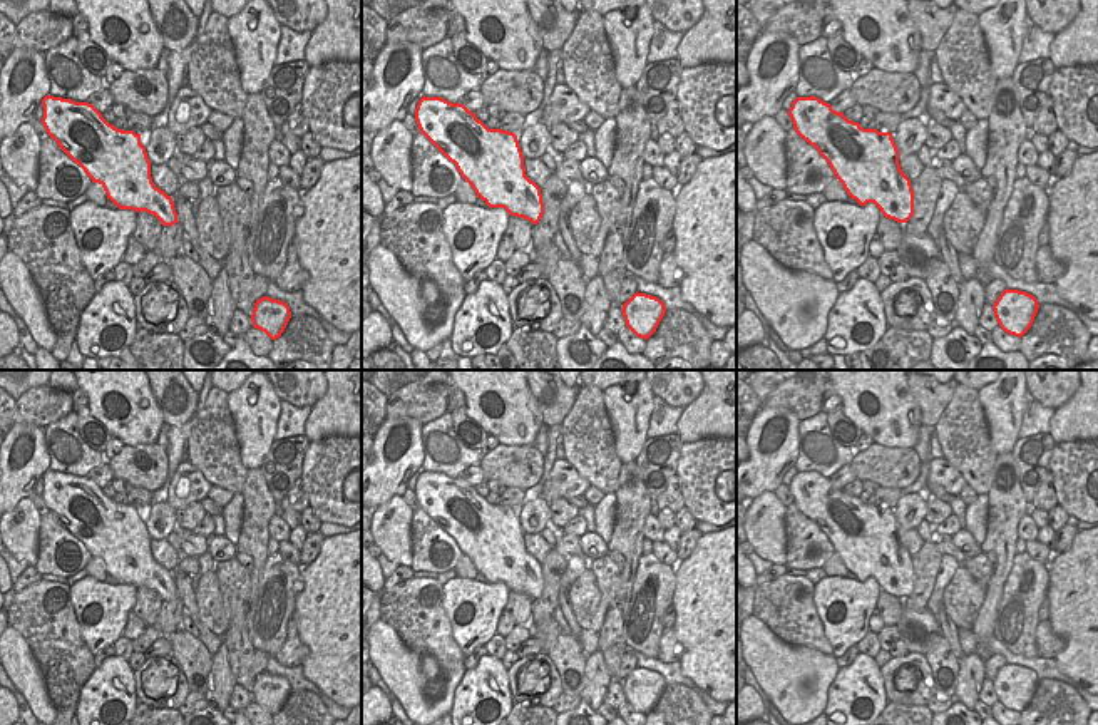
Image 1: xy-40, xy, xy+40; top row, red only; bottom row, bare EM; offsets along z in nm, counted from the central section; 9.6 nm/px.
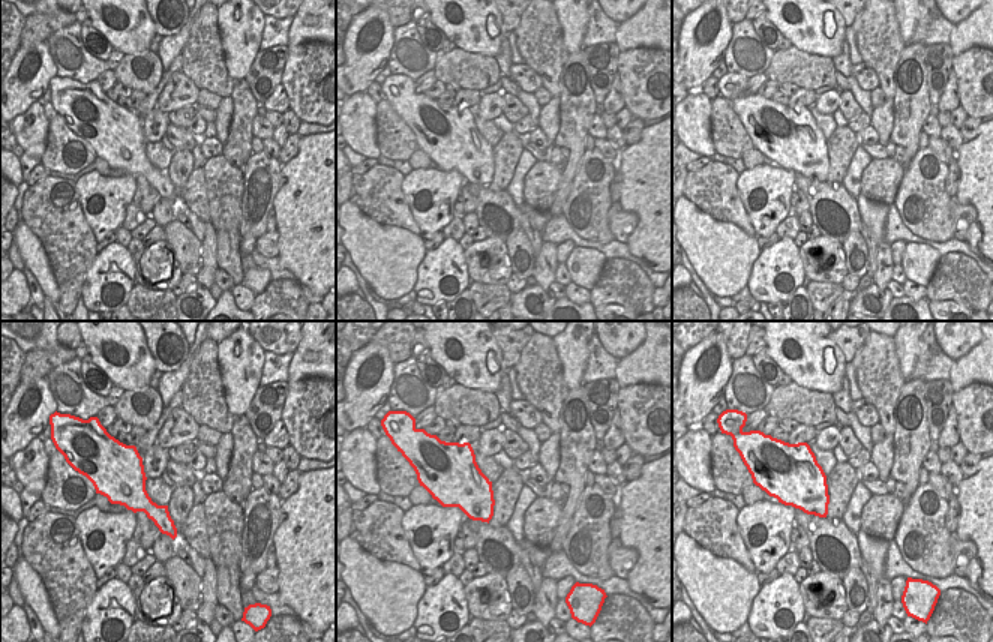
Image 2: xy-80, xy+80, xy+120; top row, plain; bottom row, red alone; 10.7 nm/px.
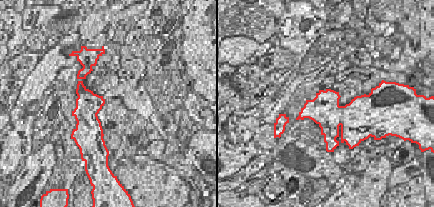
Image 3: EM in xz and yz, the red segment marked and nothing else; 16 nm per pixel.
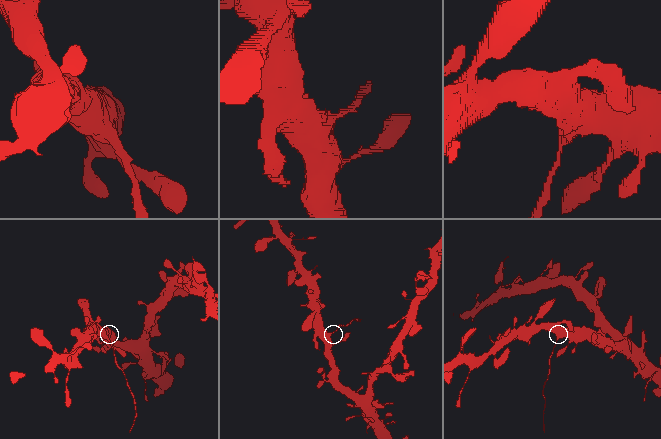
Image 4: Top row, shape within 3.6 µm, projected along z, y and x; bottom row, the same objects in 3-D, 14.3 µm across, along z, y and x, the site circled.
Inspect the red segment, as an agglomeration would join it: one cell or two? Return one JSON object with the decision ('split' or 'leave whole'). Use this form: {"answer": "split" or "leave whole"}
{"answer": "split"}

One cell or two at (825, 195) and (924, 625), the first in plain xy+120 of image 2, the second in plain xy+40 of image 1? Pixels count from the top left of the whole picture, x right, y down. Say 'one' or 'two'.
one

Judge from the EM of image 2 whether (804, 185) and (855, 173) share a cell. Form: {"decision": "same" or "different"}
{"decision": "different"}

